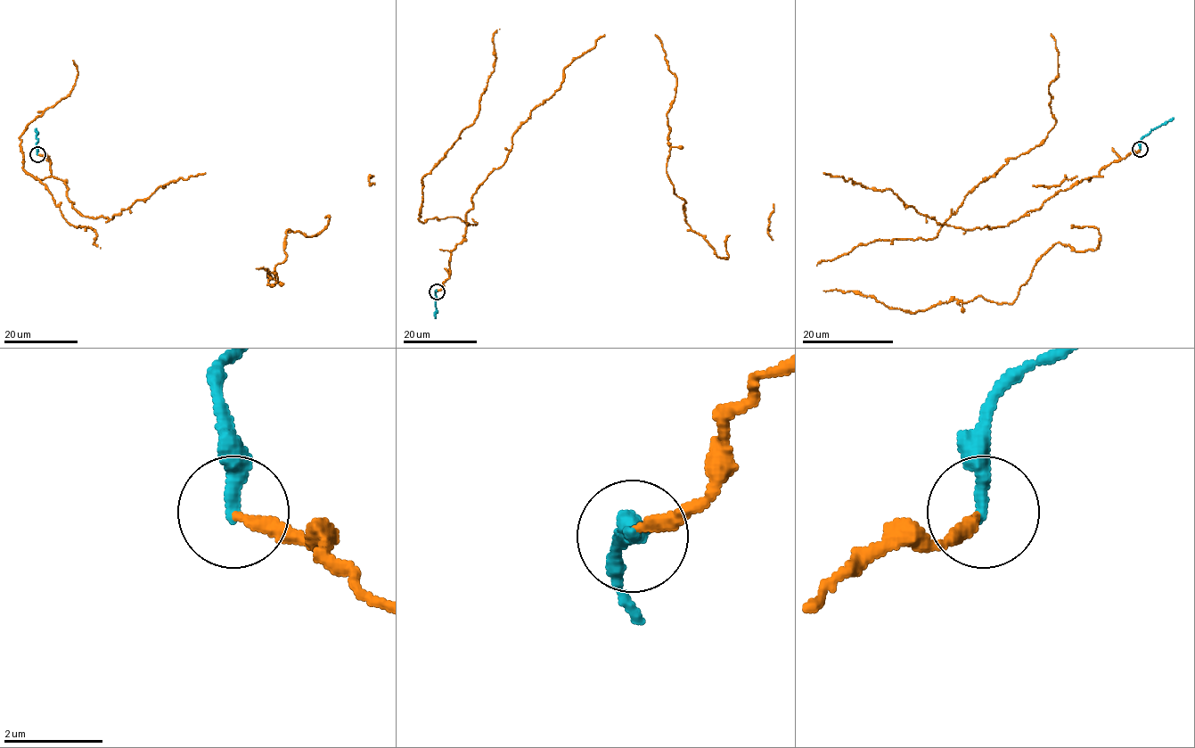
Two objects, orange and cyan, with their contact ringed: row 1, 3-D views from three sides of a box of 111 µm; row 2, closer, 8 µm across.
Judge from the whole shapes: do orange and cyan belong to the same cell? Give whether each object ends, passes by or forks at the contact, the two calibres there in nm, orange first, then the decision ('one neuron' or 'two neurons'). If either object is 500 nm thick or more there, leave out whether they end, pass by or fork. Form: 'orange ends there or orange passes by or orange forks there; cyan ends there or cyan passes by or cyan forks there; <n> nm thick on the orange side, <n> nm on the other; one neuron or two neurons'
orange ends there; cyan ends there; 240 nm thick on the orange side, 300 nm on the other; one neuron

